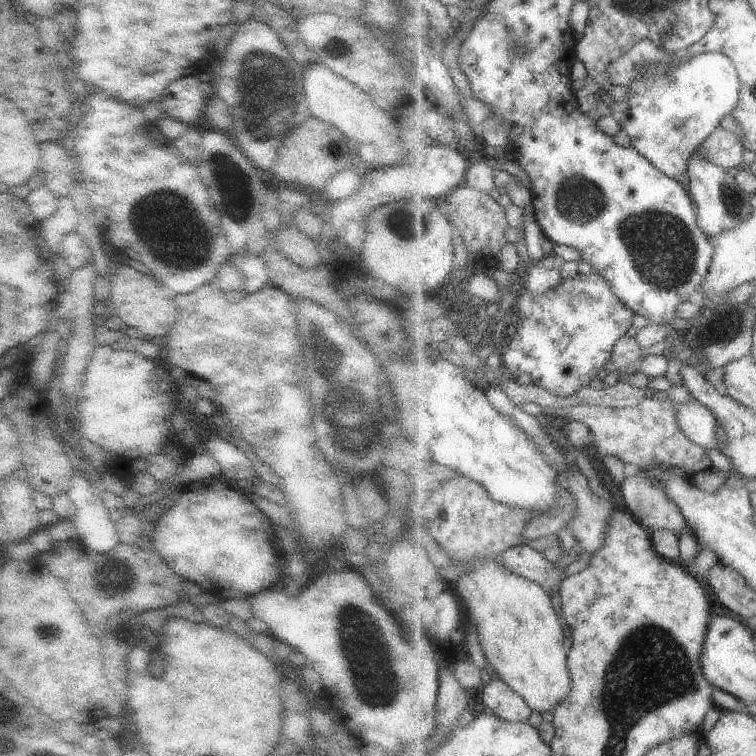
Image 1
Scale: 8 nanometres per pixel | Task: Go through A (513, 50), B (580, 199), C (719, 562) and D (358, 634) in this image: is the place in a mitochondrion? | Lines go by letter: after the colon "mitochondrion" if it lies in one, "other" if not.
A: mitochondrion
B: mitochondrion
C: other
D: mitochondrion

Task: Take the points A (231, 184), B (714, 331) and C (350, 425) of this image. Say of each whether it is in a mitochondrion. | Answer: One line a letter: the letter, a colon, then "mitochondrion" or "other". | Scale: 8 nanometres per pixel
A: mitochondrion
B: mitochondrion
C: mitochondrion

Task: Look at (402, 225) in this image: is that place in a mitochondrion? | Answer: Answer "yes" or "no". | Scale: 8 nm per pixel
yes

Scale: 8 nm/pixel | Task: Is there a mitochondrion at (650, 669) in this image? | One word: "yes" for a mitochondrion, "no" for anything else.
yes

